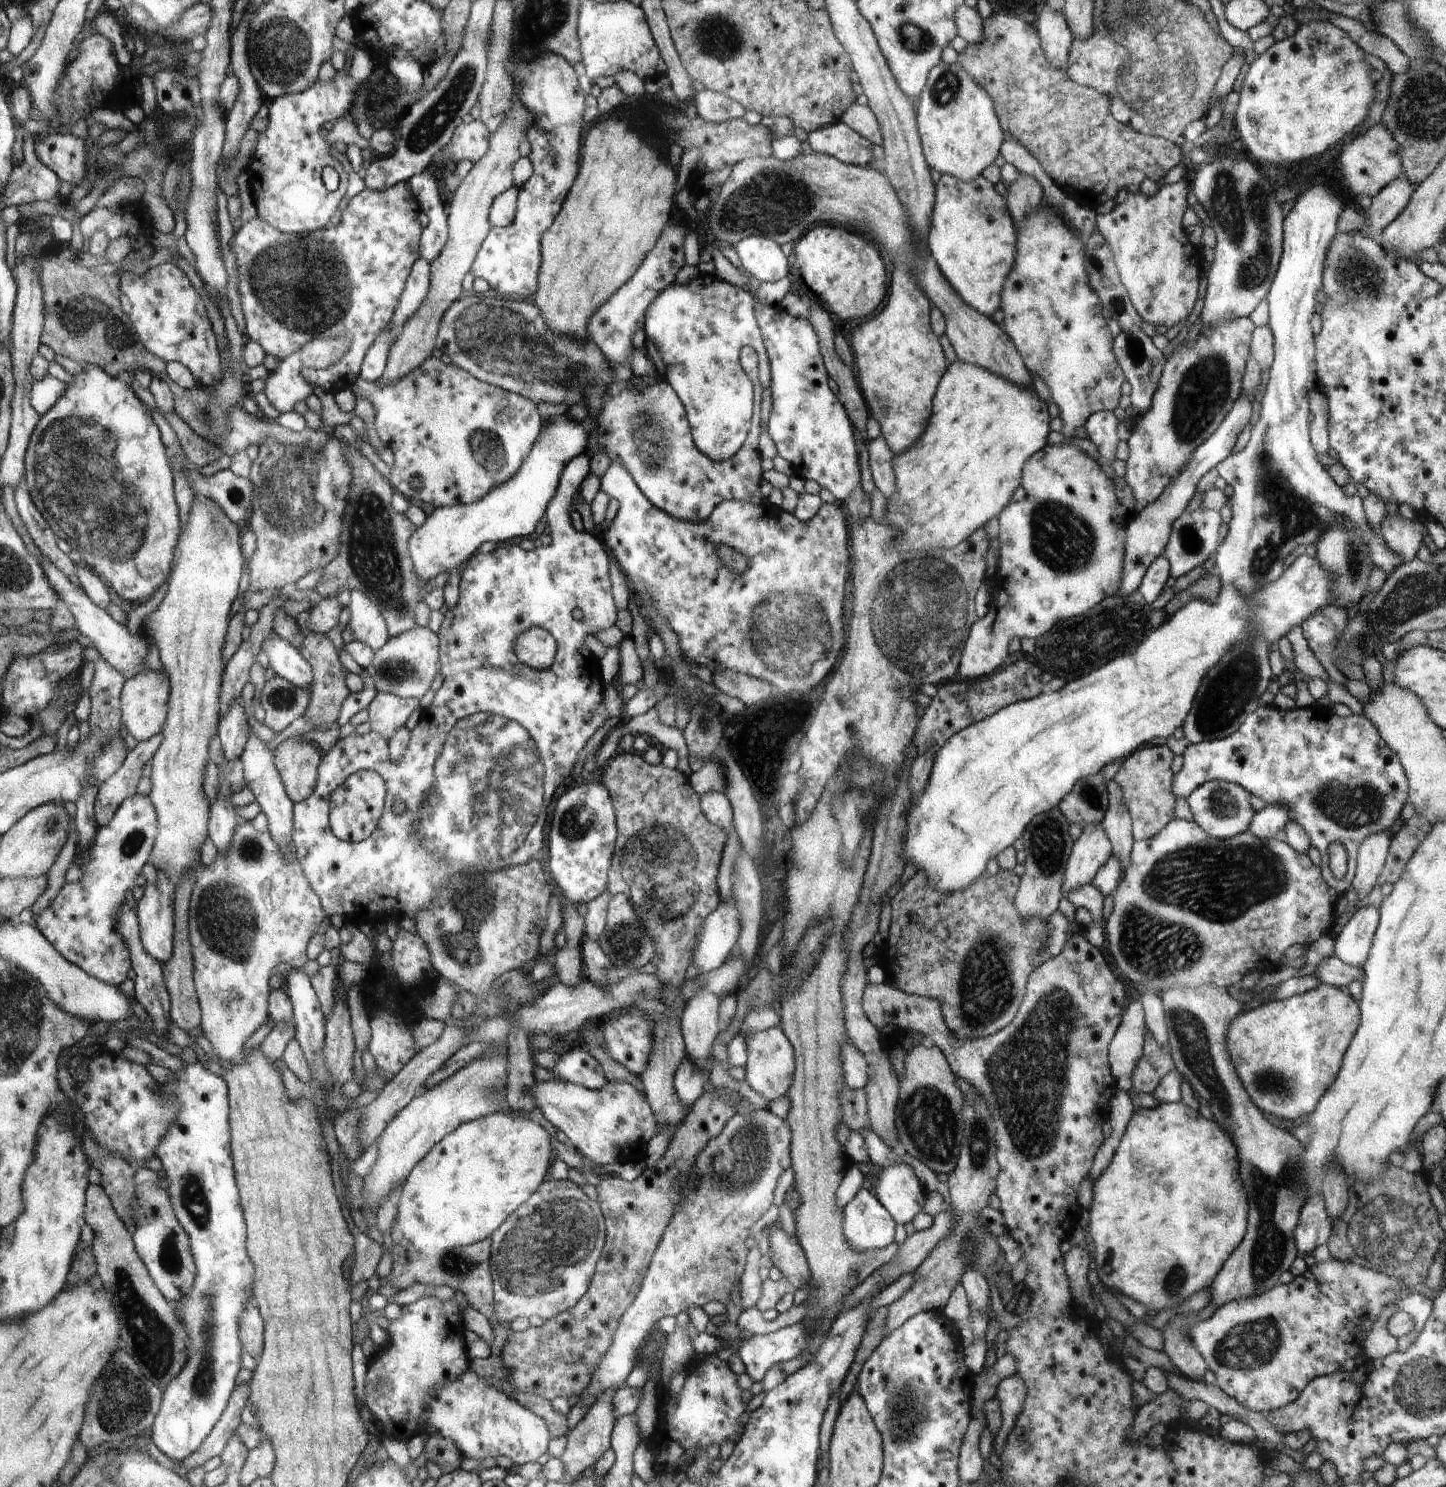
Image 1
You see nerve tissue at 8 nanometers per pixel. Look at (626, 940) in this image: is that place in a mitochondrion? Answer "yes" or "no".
yes

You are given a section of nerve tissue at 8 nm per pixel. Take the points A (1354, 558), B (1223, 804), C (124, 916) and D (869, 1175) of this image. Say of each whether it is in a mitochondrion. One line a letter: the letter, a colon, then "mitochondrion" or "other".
A: mitochondrion
B: mitochondrion
C: other
D: other

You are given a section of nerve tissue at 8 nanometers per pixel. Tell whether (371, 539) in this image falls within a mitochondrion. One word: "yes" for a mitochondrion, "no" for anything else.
yes

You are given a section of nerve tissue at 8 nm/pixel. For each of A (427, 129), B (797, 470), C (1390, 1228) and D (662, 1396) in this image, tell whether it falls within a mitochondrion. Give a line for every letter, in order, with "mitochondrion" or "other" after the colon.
A: mitochondrion
B: other
C: mitochondrion
D: other

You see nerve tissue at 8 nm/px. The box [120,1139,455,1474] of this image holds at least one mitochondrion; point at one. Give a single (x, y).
(202, 1391)

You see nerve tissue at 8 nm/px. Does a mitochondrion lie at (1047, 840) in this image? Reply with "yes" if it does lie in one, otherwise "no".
yes

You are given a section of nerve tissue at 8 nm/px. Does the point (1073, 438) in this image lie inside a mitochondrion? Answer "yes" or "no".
no

